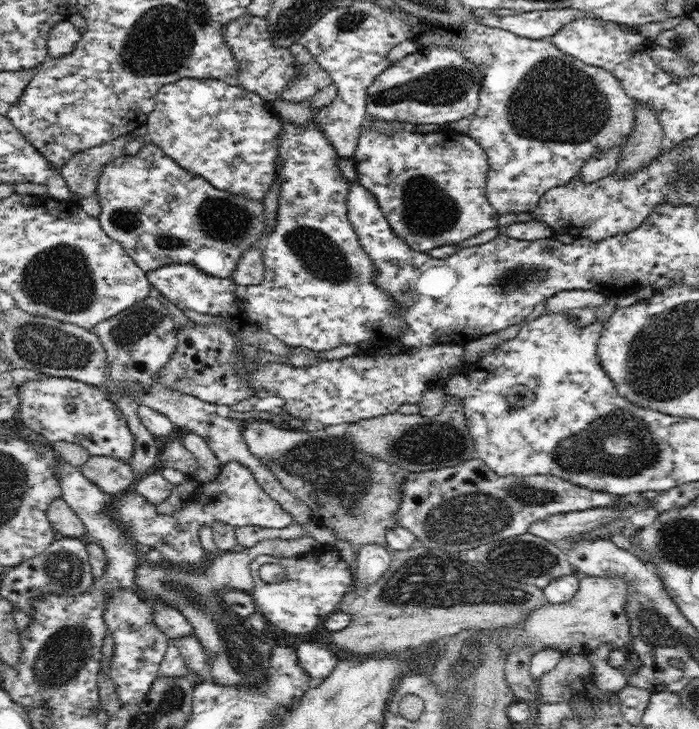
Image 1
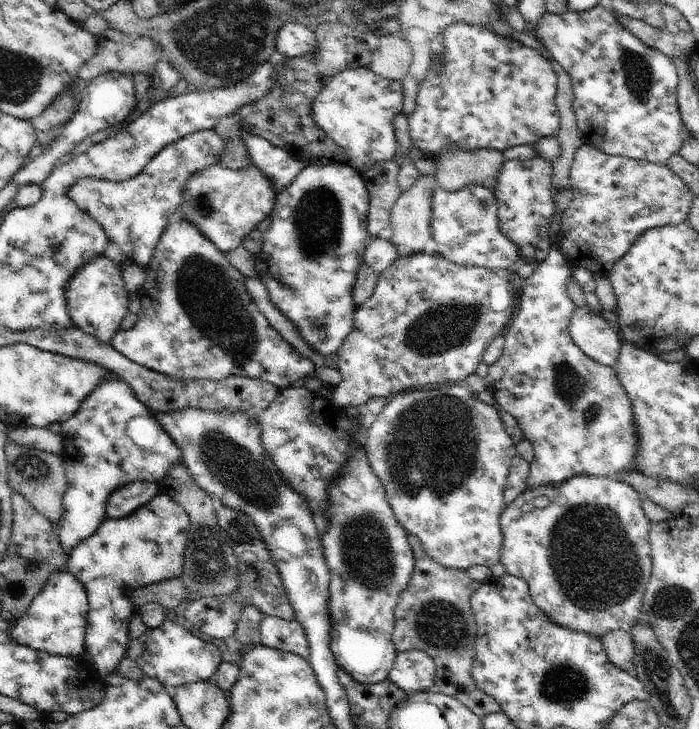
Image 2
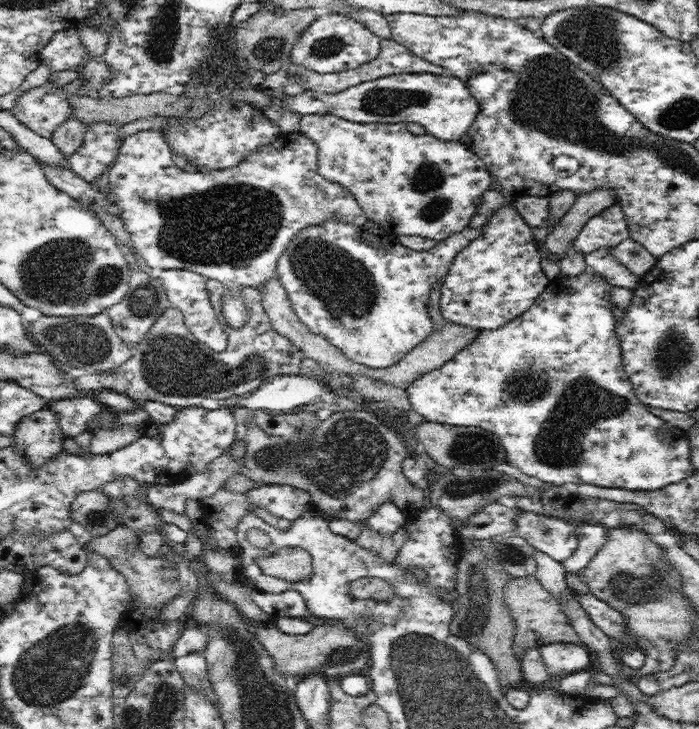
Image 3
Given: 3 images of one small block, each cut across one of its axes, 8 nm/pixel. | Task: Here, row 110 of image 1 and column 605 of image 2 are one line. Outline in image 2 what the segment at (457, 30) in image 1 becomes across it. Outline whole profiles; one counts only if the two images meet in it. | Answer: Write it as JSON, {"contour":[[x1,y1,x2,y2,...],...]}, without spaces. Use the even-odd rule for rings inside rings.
{"contour":[[576,475,558,484,541,484,537,487,527,487,504,509,499,521,503,536,499,561,506,567,509,575,526,581,532,600,540,610,544,611,551,623,600,639,610,631,629,631,634,623,638,623,638,620,644,617,642,610,643,598,651,577,652,568,651,544,649,541,649,532,652,526,645,515,643,501,640,499,639,492,634,490,628,483,618,481,618,479,612,477]]}

